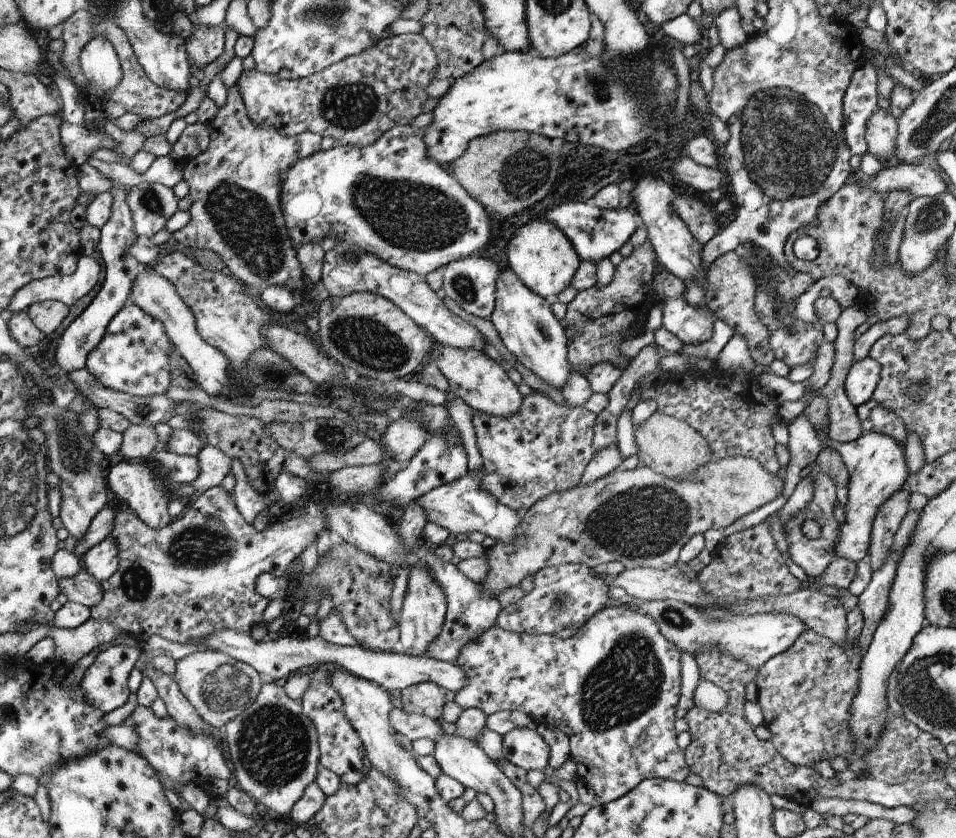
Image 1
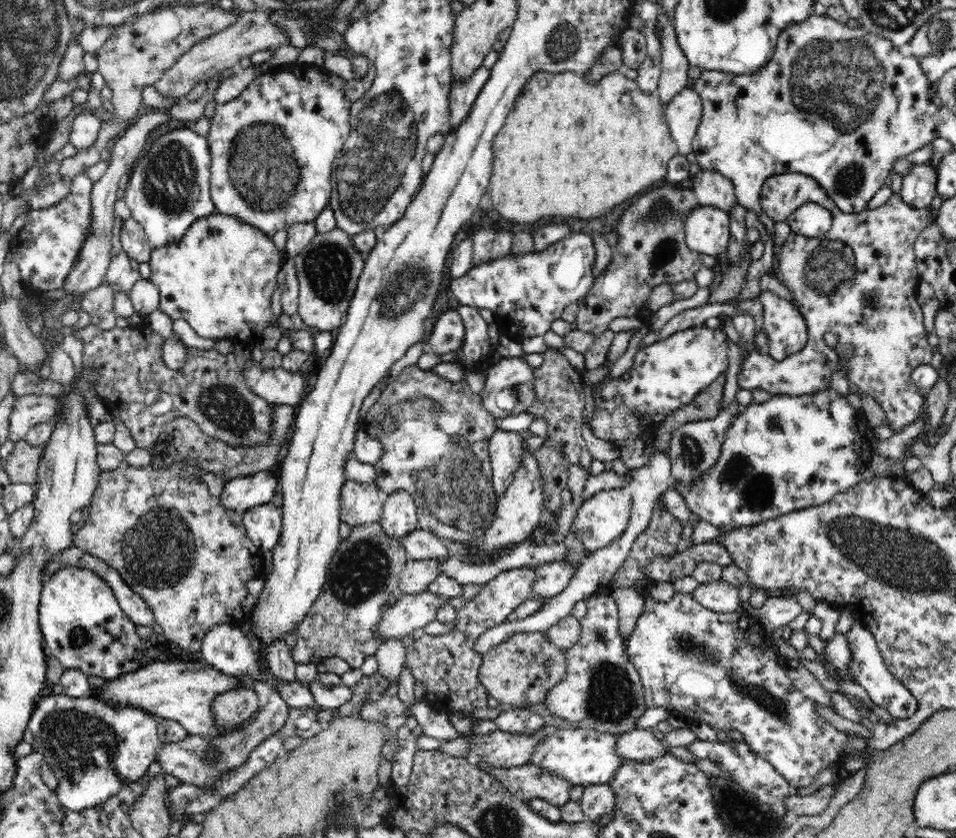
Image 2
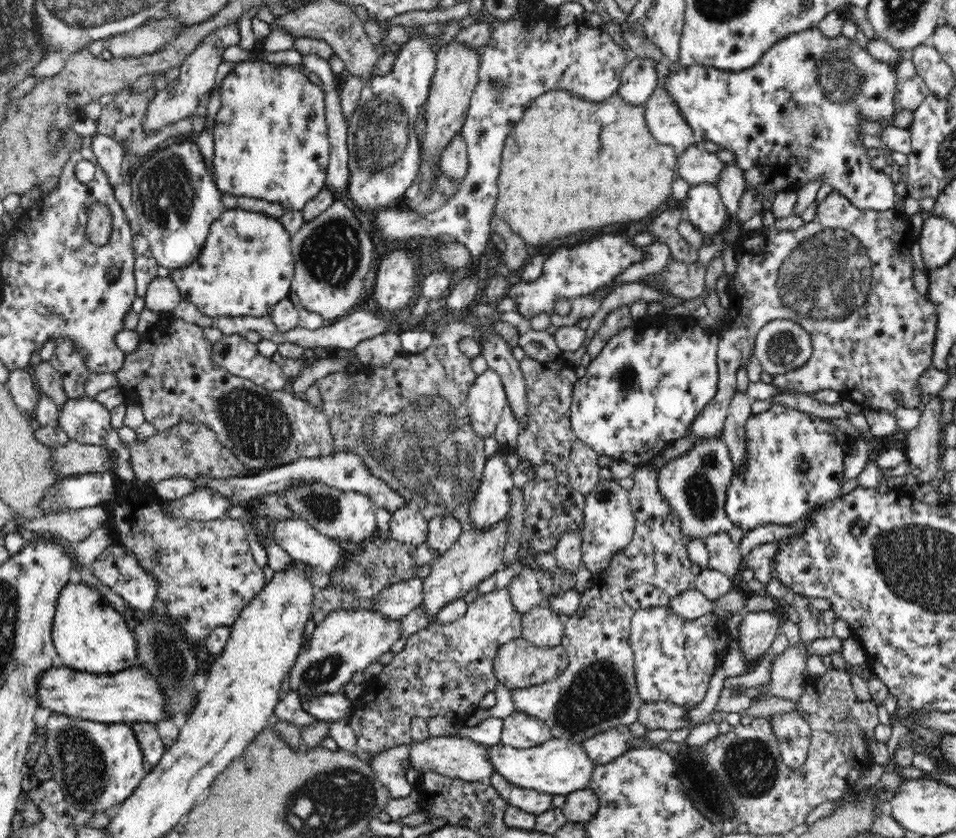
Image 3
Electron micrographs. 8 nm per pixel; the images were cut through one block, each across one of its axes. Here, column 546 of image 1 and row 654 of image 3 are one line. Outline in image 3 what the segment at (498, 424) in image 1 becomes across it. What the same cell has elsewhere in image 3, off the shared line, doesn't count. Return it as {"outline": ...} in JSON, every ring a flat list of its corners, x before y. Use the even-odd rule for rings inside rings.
{"outline":[[500,589,480,594,467,604,467,611,462,618,451,623,432,621,427,627,408,636,403,650,396,653,392,662,377,676,376,684,380,688,376,690,376,700,372,704,360,704,356,710,352,710,348,718,358,750,378,754,398,745,412,743,411,720,415,716,426,720,433,716,445,716,453,720,458,716,460,722,467,720,467,716,479,708,480,700,488,692,496,692,494,659,497,650,503,644,520,638,521,630,521,614,510,600,510,593,506,589]]}

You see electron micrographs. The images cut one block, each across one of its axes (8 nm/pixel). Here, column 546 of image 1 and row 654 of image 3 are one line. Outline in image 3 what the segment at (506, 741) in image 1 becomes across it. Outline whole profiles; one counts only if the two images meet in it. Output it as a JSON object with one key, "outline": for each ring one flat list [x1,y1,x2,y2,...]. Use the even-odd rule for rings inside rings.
{"outline":[[775,611,747,612,742,614,738,628,740,649,744,657,756,665,770,651,770,645,781,631,783,615]]}

